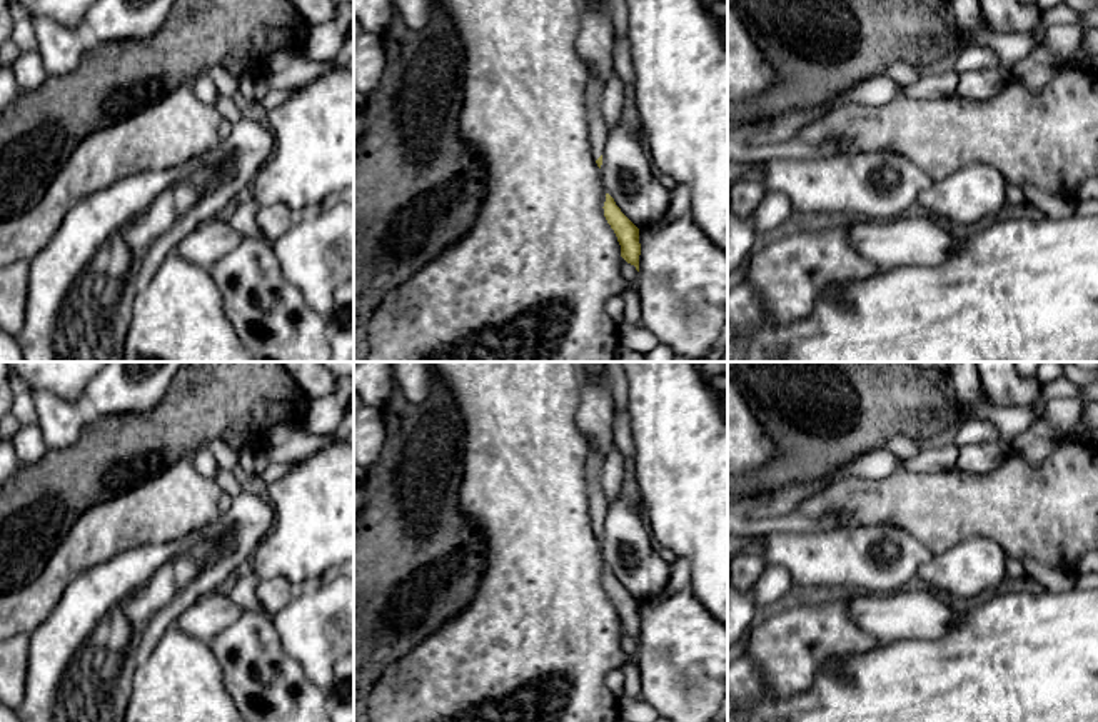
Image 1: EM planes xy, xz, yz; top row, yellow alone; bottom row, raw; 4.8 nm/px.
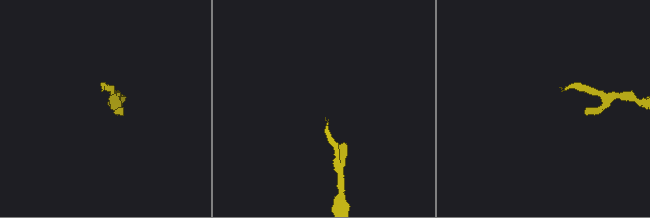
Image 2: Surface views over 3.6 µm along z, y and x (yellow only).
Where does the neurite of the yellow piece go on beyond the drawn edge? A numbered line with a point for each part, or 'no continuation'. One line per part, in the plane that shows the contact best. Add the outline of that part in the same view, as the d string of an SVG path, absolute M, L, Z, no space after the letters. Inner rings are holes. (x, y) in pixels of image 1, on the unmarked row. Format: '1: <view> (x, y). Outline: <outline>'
1: xz (594, 462). Outline: M589 450L586 460L586 479L591 490L591 517L596 534L602 529L607 512L607 502L601 485L602 467L604 455L597 454L596 450Z

